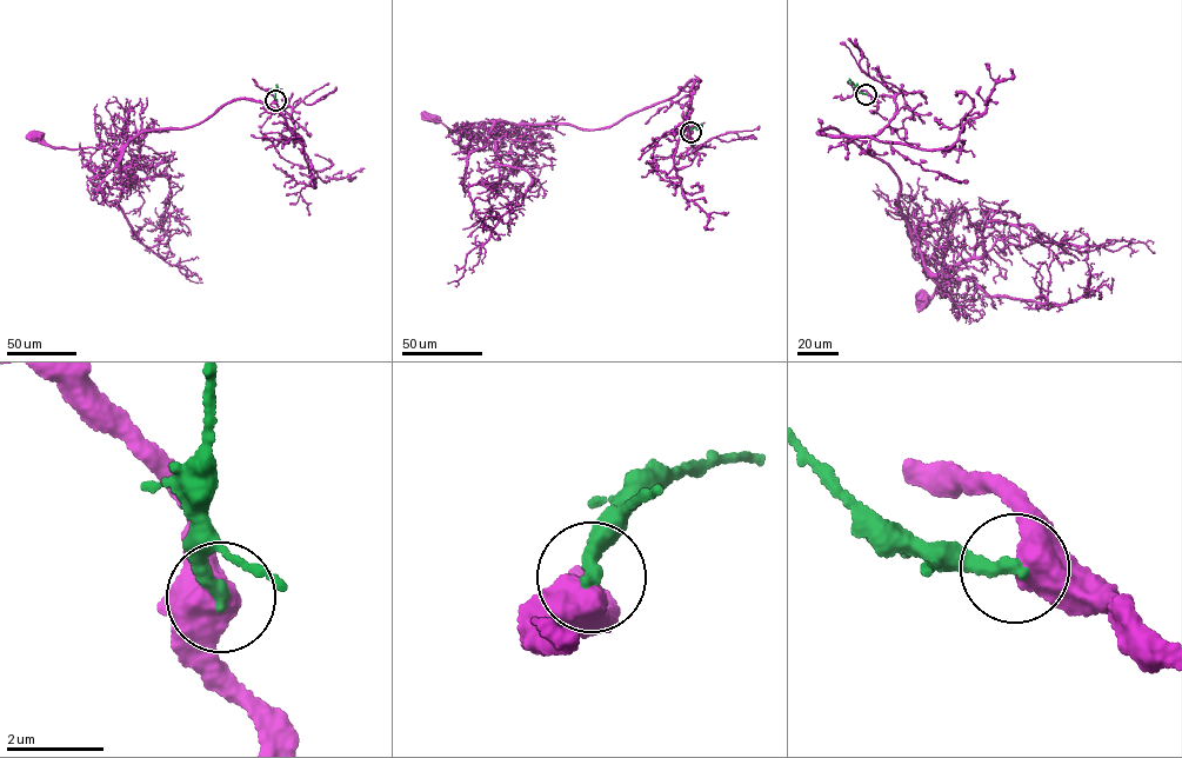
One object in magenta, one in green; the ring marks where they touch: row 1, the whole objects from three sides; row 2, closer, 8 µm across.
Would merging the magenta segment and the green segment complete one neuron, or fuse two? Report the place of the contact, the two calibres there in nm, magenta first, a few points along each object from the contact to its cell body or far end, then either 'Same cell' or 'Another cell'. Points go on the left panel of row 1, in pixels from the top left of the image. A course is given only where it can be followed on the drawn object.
Place: (275, 100). Thickness 700 nm (magenta) against 300 nm. Course of magenta: (275, 100), (295, 141), (278, 111), (244, 99), (199, 122), (139, 133), (117, 159), (32, 137). Course of green: (275, 100), (275, 85), (279, 88). Another cell

